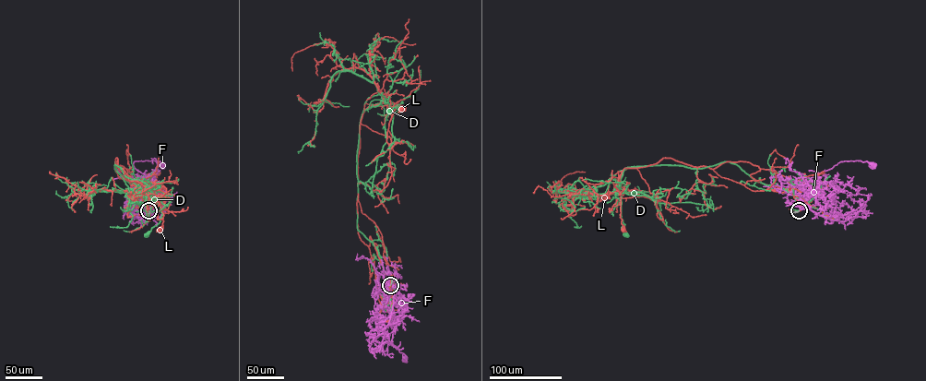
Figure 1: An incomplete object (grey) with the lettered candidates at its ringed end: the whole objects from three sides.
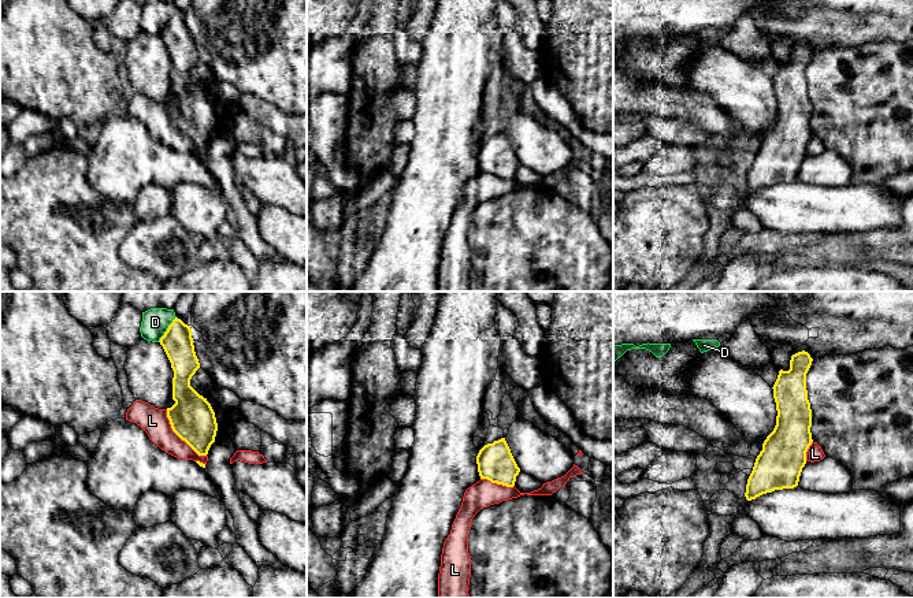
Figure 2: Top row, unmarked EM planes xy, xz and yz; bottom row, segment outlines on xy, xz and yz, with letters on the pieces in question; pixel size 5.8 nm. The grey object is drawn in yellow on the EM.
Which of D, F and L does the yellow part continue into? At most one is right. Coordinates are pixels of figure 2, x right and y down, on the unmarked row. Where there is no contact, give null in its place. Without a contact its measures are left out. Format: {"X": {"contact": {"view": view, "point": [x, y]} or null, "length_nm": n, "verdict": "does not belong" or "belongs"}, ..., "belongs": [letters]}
{"D": {"contact": {"view": "xy", "point": [167, 22]}, "length_nm": 190, "verdict": "does not belong"}, "F": {"contact": null, "verdict": "belongs"}, "L": {"contact": {"view": "xy", "point": [179, 130]}, "length_nm": 360, "verdict": "does not belong"}, "belongs": ["F"]}

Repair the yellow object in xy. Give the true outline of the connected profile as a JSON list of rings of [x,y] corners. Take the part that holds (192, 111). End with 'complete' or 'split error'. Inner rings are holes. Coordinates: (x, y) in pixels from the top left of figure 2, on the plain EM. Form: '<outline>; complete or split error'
[[[175,11],[159,36],[174,64],[175,97],[167,101],[171,122],[198,149],[207,149],[215,135],[218,116],[211,97],[190,79],[192,70],[200,62],[192,22]]]; complete

